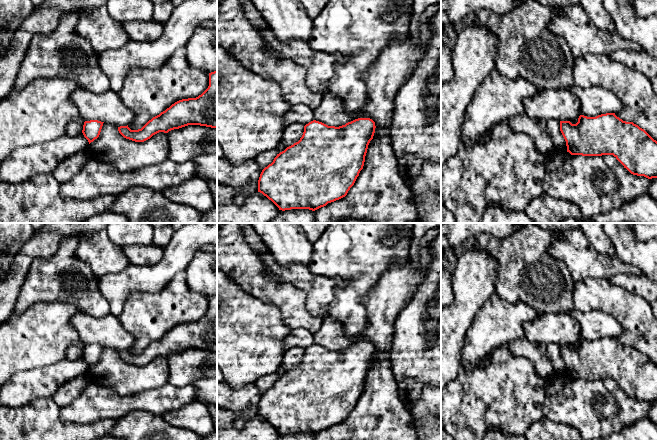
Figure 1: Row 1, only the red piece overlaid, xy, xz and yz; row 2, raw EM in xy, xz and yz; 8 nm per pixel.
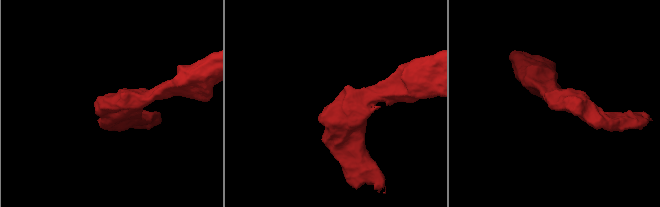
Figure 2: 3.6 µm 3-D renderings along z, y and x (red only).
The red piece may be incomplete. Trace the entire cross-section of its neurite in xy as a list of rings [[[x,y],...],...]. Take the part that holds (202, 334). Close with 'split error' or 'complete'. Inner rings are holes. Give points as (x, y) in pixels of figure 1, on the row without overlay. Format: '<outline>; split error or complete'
[[[217,295],[209,297],[209,310],[198,321],[175,326],[141,353],[131,354],[127,349],[118,351],[118,355],[126,363],[144,366],[159,356],[168,357],[188,349],[217,353]]]; complete

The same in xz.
[[[358,342],[339,351],[328,350],[316,344],[309,346],[304,350],[304,356],[300,364],[294,367],[293,369],[287,371],[284,375],[277,378],[273,386],[262,394],[258,404],[258,416],[266,420],[279,432],[279,434],[282,435],[291,433],[309,433],[315,435],[321,431],[326,430],[328,427],[334,426],[345,421],[350,412],[354,409],[357,401],[359,400],[360,395],[363,393],[368,369],[373,363],[375,352],[375,346],[370,342]]]; complete

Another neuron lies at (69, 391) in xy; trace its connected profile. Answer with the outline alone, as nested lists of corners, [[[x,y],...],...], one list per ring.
[[[86,375],[77,376],[60,386],[52,398],[60,408],[65,407],[83,392],[88,383]]]

